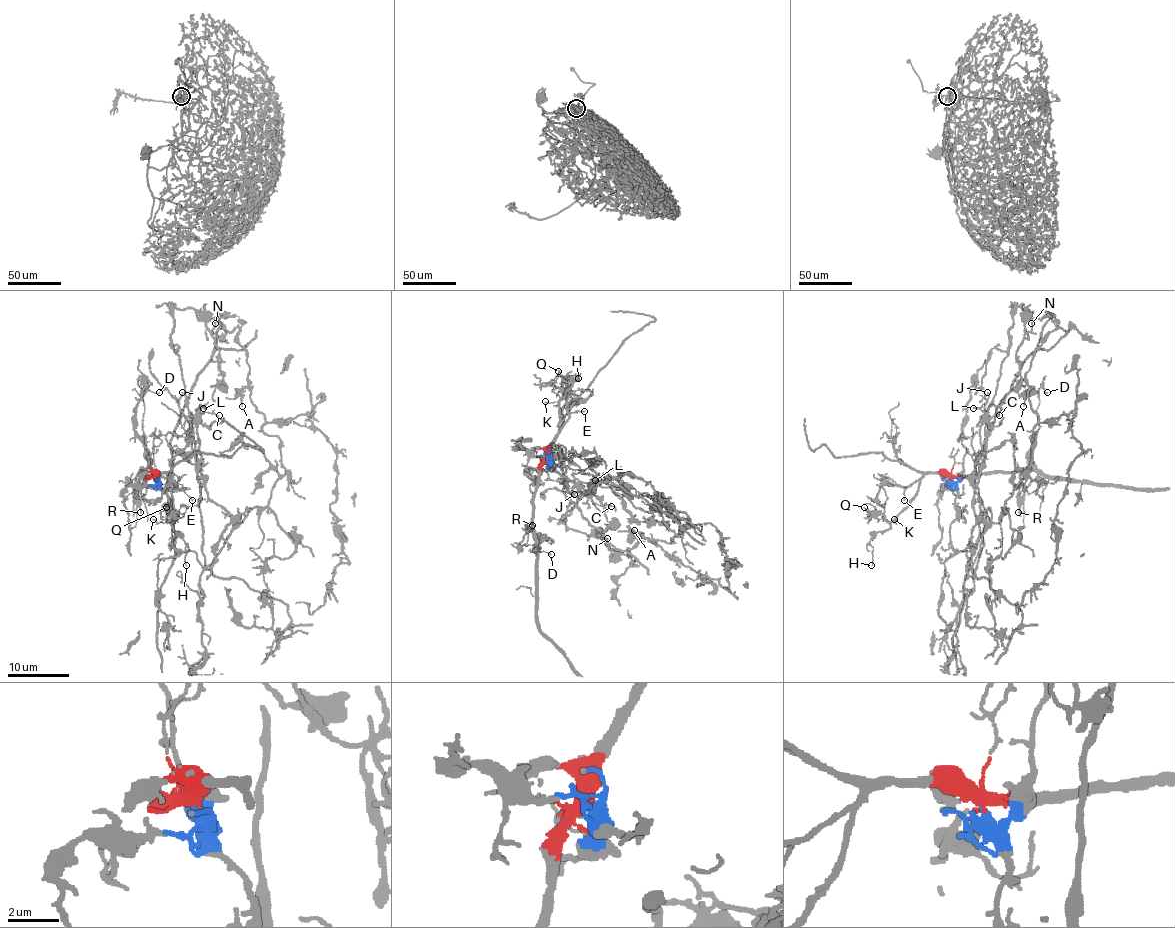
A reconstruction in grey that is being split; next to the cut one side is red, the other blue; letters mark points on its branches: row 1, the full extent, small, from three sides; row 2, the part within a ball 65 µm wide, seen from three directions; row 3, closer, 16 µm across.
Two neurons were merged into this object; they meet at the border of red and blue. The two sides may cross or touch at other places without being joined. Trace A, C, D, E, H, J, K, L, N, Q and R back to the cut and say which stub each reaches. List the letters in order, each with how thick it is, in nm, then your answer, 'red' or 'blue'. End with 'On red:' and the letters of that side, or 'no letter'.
A: calibre 120 nm; blue
C: calibre 60 nm; blue
D: calibre 120 nm; red
E: calibre 100 nm; red
H: calibre 110 nm; red
J: calibre 100 nm; blue
K: calibre 90 nm; red
L: calibre 130 nm; blue
N: calibre 160 nm; blue
Q: calibre 100 nm; red
R: calibre 110 nm; red
On red: D, E, H, K, Q, R

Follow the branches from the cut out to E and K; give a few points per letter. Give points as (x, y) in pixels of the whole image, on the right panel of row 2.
E: (951, 478), (926, 473), (905, 490), (903, 501)
K: (951, 478), (934, 473), (922, 476), (917, 494), (896, 522), (894, 519)

